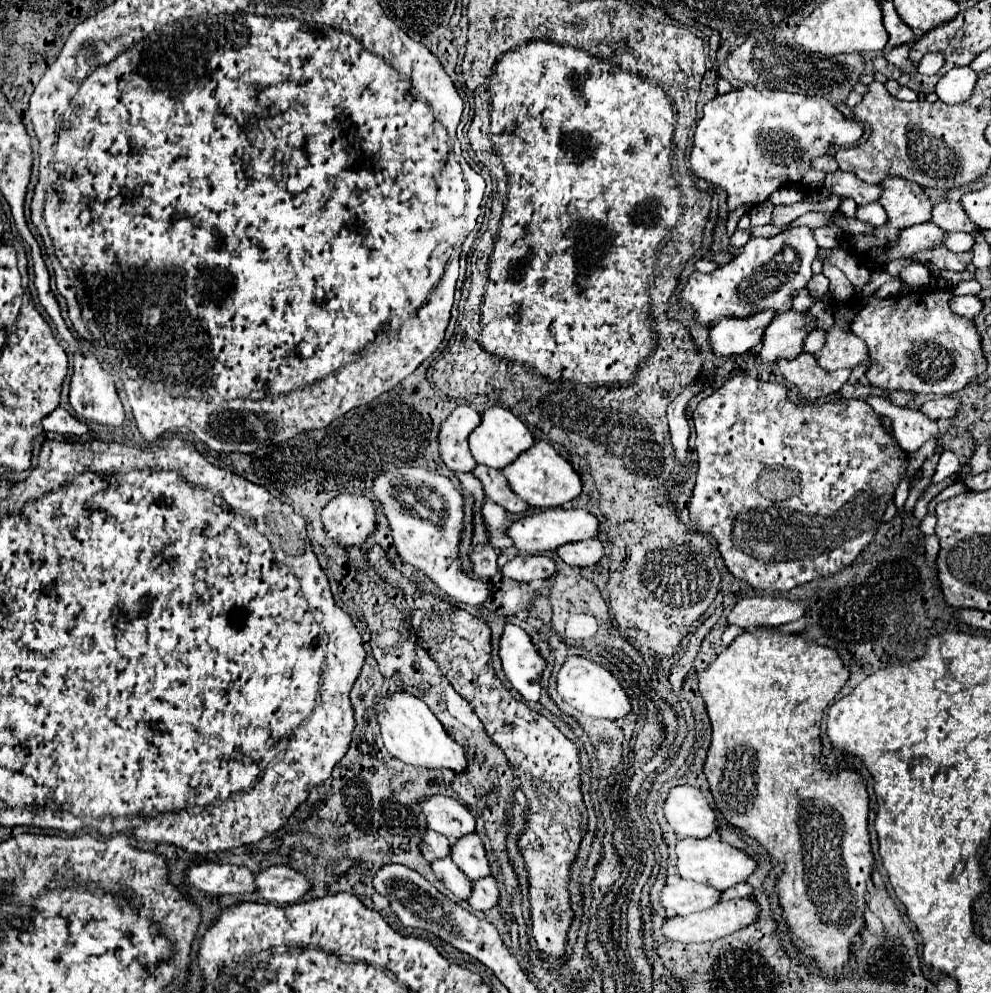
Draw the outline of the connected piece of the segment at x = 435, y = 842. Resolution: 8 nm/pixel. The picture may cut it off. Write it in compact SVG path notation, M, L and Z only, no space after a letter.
M426 829L424 837L420 841L420 851L430 861L434 861L438 857L444 857L450 851L450 839L436 833L436 831L432 831L432 829Z

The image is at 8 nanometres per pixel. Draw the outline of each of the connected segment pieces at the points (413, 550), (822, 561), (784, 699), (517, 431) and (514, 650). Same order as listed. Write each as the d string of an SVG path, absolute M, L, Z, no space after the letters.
M400 467L376 477L372 495L380 503L388 519L396 555L402 563L412 565L418 573L436 583L448 597L466 605L480 605L488 597L488 587L482 581L470 579L458 561L458 541L462 533L462 495L454 483L430 469Z
M738 375L728 379L720 389L716 389L712 395L702 399L696 411L692 413L692 419L696 427L698 473L696 473L692 499L688 503L690 521L696 531L700 533L704 531L716 541L726 569L736 579L760 591L778 591L778 593L790 591L802 583L808 583L820 577L830 577L834 573L840 573L844 567L848 567L876 535L876 529L886 511L886 503L894 499L898 483L906 477L906 469L908 469L906 451L896 443L894 435L890 435L890 431L882 425L882 415L878 415L862 399L836 399L822 405L794 405L786 399L786 389L782 389L782 385L764 383L748 375Z
M760 629L756 633L746 631L744 635L734 639L734 643L724 653L720 653L718 659L708 669L704 669L698 675L700 695L702 695L704 703L706 703L706 711L708 711L710 725L712 725L712 741L710 741L708 755L706 755L706 761L704 761L704 775L708 779L714 803L716 803L718 811L722 813L722 817L732 827L742 829L748 837L756 839L768 851L772 863L780 867L780 877L776 879L776 895L780 899L782 917L784 917L786 927L788 927L788 931L786 931L788 939L798 949L798 953L802 953L806 959L810 959L824 973L842 971L848 965L850 955L852 955L854 937L864 927L868 877L872 877L872 873L874 873L874 855L872 855L872 849L870 849L870 833L868 833L868 811L870 809L868 809L866 783L854 771L840 769L840 771L828 773L820 765L820 753L822 753L820 726L822 715L824 715L824 709L830 705L830 701L834 701L836 693L846 683L846 679L848 679L848 669L844 667L844 663L840 661L840 657L832 649L822 647L818 643L812 643L812 641L804 641L798 635L778 633L774 629Z
M500 405L488 407L482 413L480 427L470 433L470 451L472 451L474 461L482 463L482 465L488 465L488 467L494 467L494 469L502 469L508 463L512 463L532 443L534 443L534 437L528 431L528 427L518 417L514 417L510 409L504 409Z
M512 623L504 625L504 631L498 643L498 655L508 681L522 695L522 699L538 701L544 659L538 655L526 631Z

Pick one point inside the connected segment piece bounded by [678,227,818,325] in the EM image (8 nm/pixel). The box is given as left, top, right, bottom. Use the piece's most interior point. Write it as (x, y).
(768, 272)

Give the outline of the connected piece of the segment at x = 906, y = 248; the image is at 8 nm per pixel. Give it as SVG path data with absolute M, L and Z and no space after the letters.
M920 223L914 227L908 227L902 231L900 235L900 243L898 247L888 255L888 261L898 259L898 257L908 257L914 253L920 253L924 249L932 249L932 247L944 247L944 235L946 231L940 229L938 225L928 223Z

